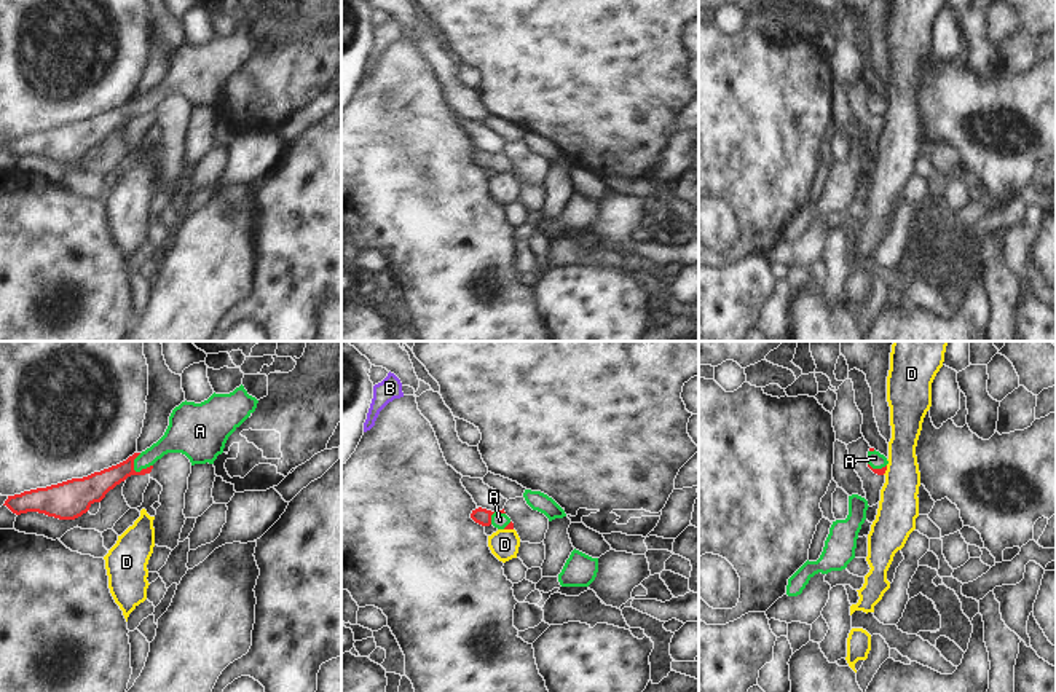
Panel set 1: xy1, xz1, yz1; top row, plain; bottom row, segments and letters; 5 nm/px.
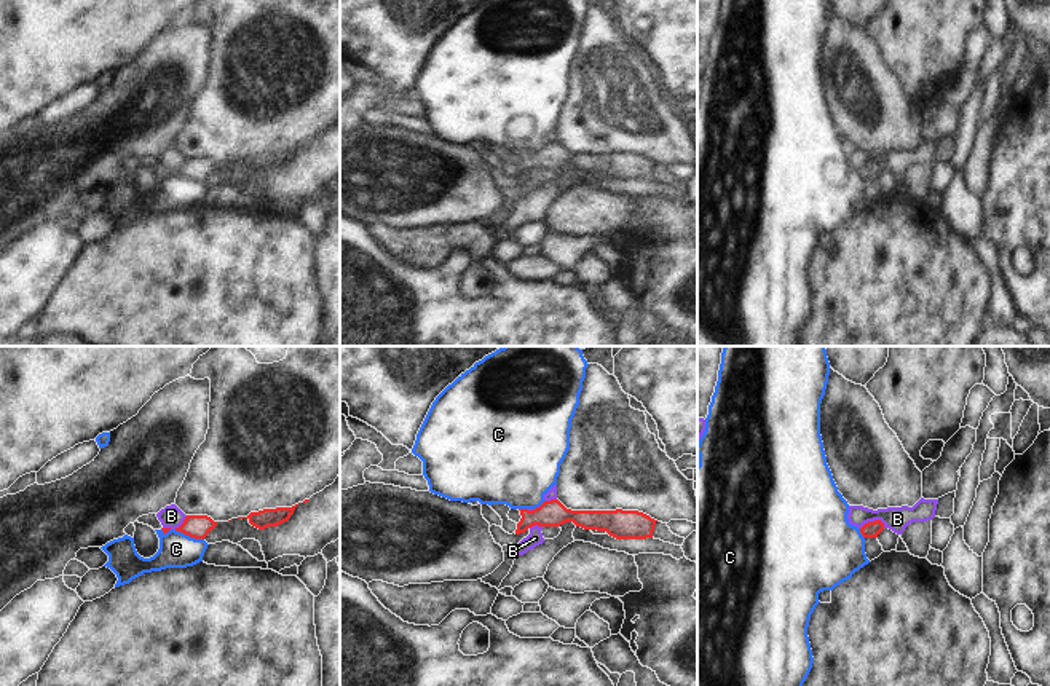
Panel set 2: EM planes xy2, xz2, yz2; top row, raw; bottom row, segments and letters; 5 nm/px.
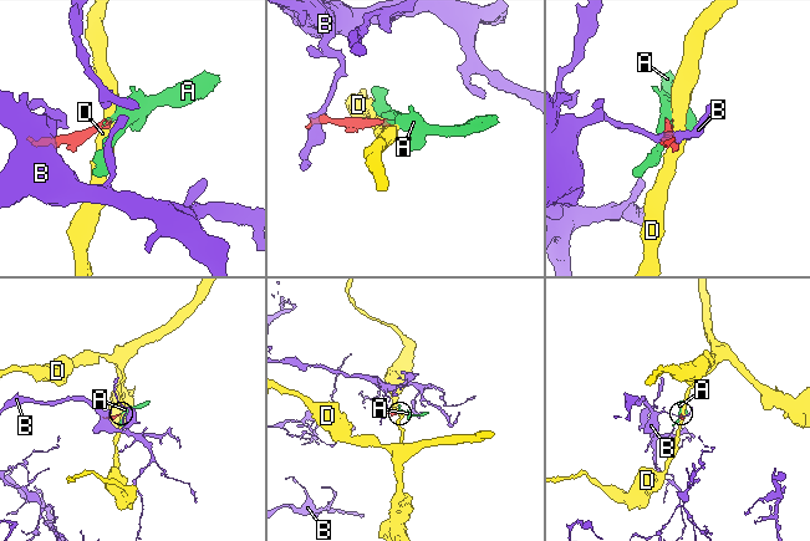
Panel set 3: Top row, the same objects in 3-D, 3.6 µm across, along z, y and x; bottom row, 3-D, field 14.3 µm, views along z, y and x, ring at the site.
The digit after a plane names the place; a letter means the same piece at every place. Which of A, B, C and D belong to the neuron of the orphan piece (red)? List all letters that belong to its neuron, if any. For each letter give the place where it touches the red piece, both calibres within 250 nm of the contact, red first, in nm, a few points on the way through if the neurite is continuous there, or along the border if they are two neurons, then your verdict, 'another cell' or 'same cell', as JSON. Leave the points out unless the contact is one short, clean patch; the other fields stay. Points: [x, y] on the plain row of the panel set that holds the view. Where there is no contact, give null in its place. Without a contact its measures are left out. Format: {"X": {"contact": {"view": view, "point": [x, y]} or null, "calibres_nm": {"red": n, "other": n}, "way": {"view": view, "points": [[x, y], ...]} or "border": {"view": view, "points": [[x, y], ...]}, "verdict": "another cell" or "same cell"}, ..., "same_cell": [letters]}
{"A": {"contact": {"view": "xy1", "point": [141, 114]}, "calibres_nm": {"red": 140, "other": 140}, "way": {"view": "xy1", "points": [[94, 129], [122, 114], [141, 114], [161, 90], [177, 82]]}, "verdict": "same cell"}, "B": {"contact": {"view": "yz2", "point": [872, 165]}, "calibres_nm": {"red": 80, "other": 120}, "border": {"view": "yz2", "points": [[884, 166], [868, 163], [860, 171]]}, "verdict": "another cell"}, "C": {"contact": {"view": "xy2", "point": [189, 177]}, "calibres_nm": {"red": 120, "other": 180}, "border": {"view": "xy2", "points": [[174, 173], [203, 182]]}, "verdict": "another cell"}, "D": {"contact": {"view": "xz1", "point": [509, 171]}, "calibres_nm": {"red": 30, "other": 150}, "verdict": "another cell"}, "same_cell": ["A"]}

